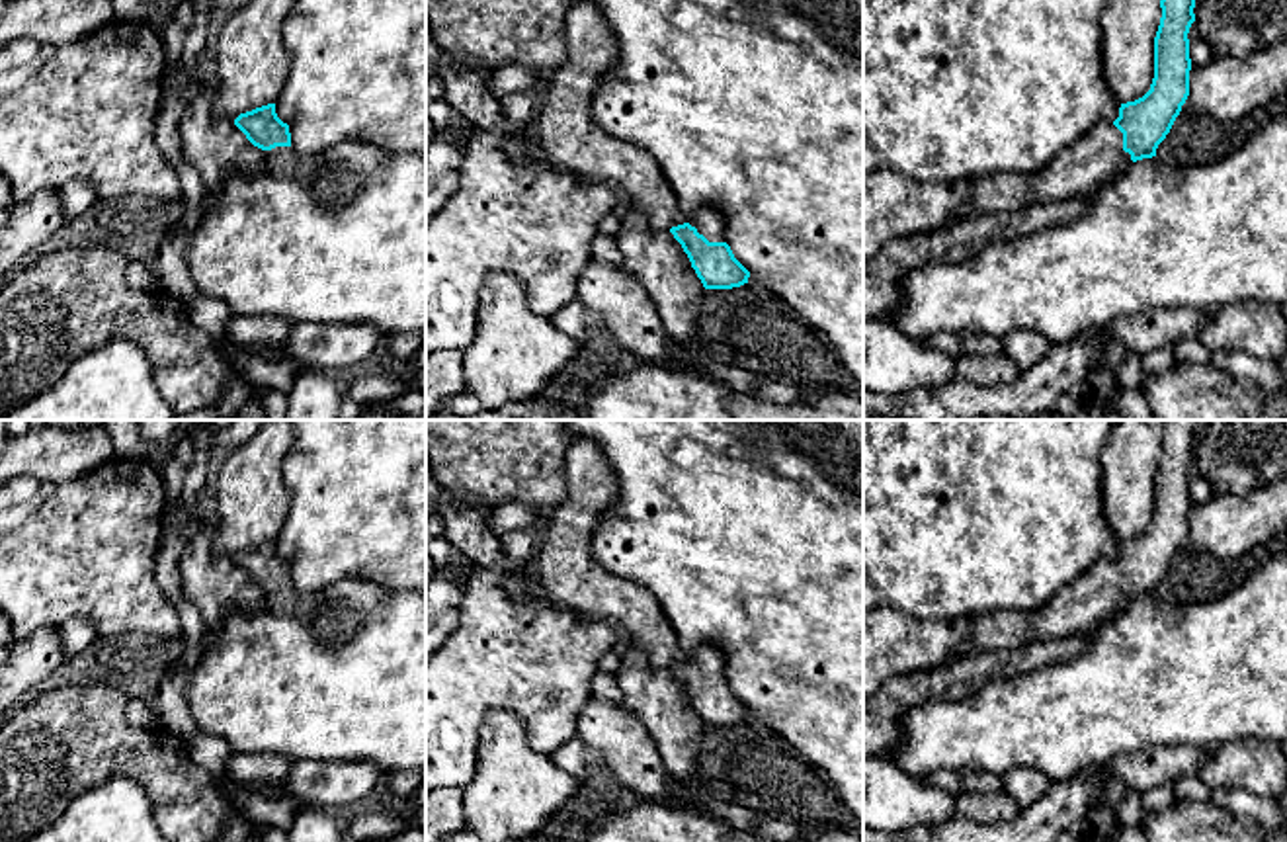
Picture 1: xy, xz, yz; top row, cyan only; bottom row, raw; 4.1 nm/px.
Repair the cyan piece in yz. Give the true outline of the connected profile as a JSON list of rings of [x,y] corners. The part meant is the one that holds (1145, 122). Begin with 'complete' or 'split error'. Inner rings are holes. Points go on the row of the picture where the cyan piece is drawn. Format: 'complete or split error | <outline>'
split error | [[[1160,0],[1160,8],[1150,90],[1121,104],[1113,123],[1098,123],[1033,174],[994,172],[969,180],[969,199],[951,213],[949,223],[984,213],[1012,213],[1033,203],[1090,197],[1133,162],[1156,156],[1189,96],[1187,33],[1195,21],[1195,0]]]

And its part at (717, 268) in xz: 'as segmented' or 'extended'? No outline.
extended

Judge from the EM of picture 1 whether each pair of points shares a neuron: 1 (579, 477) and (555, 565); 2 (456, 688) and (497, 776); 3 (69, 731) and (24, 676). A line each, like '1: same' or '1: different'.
1: same
2: different
3: different

